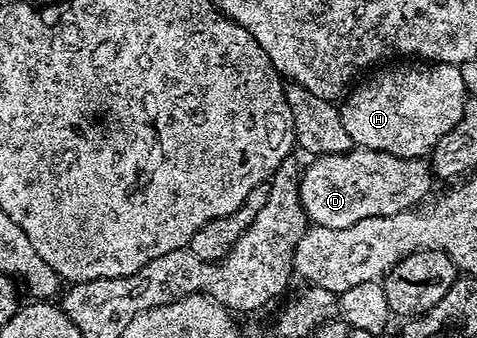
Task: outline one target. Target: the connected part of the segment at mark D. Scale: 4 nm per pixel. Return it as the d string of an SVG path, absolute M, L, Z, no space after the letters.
M354 148L346 154L312 157L308 162L299 176L301 204L308 219L325 228L349 228L349 224L357 224L357 220L415 210L433 183L430 161L402 158L376 150Z

